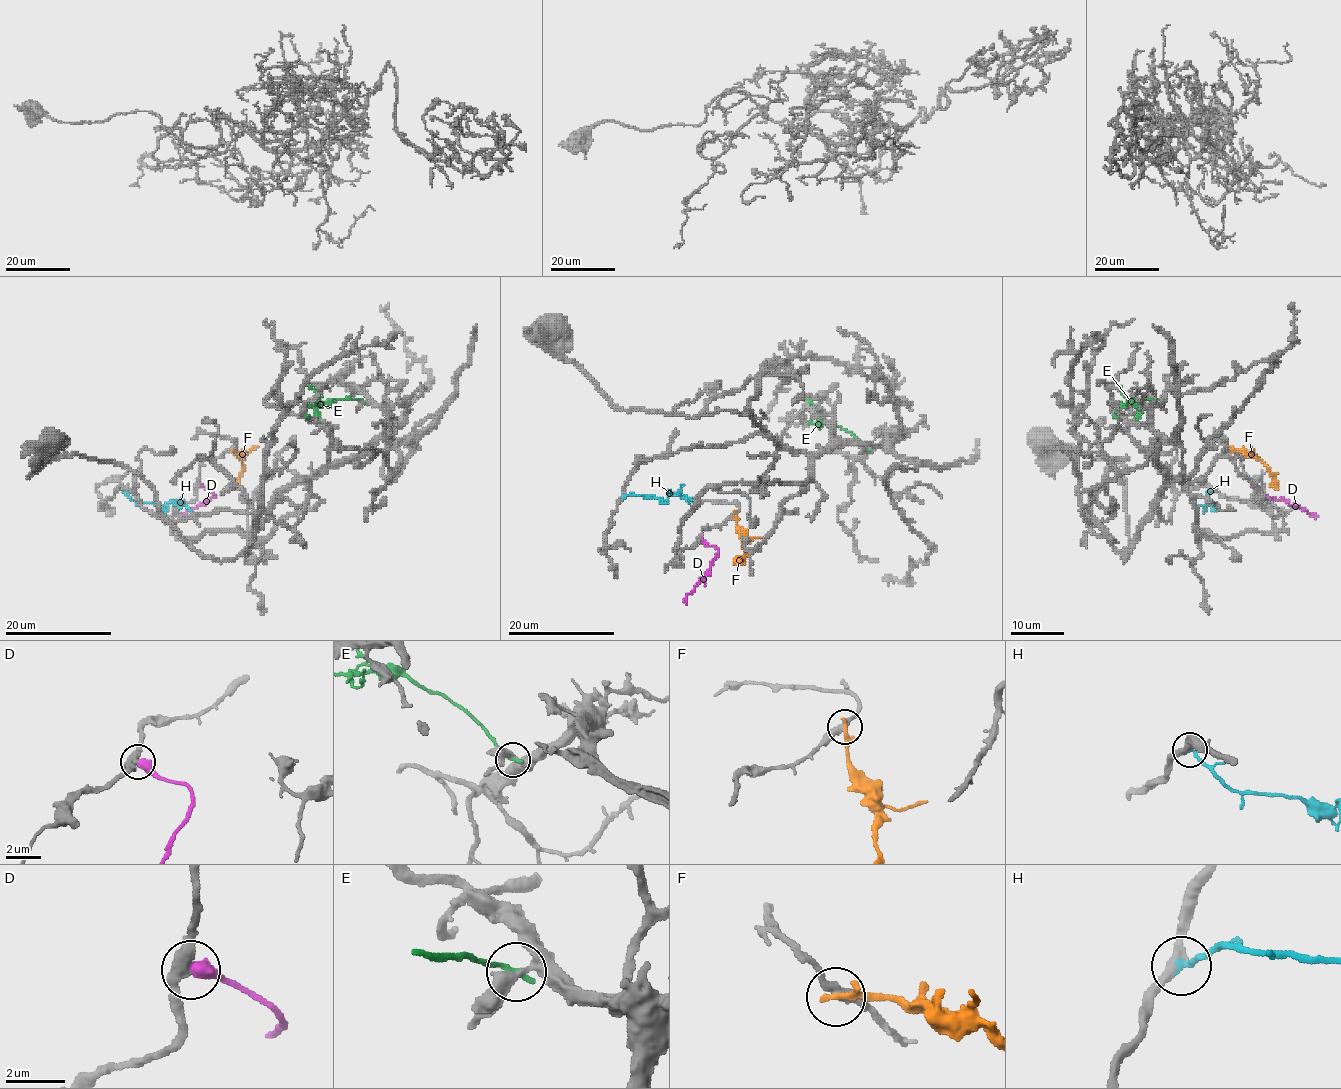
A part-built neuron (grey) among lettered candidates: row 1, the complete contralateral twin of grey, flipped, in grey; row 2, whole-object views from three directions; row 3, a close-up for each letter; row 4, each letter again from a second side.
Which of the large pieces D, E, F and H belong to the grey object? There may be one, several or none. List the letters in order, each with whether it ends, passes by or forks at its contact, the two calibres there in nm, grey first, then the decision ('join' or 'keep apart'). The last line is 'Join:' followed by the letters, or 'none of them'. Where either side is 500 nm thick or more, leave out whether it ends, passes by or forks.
D: it ends; calibres 400 and 480 nm; keep apart
E: it ends; calibres 360 and 200 nm; keep apart
F: it ends; calibres 340 and 260 nm; keep apart
H: it ends; calibres 320 and 220 nm; join
Join: H

